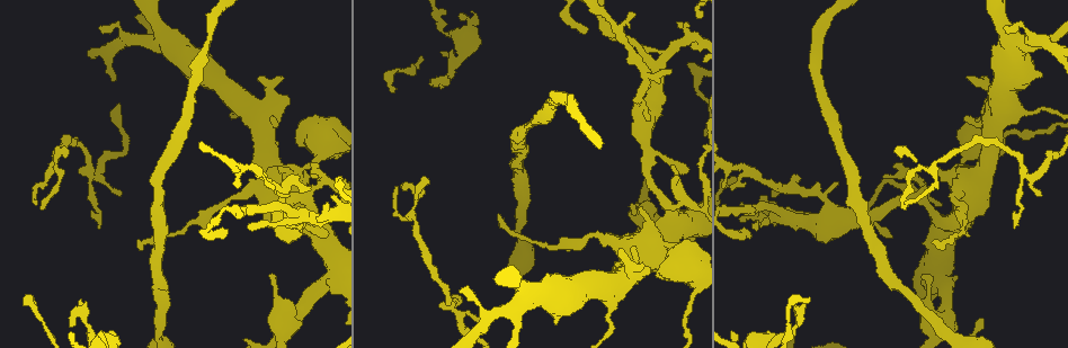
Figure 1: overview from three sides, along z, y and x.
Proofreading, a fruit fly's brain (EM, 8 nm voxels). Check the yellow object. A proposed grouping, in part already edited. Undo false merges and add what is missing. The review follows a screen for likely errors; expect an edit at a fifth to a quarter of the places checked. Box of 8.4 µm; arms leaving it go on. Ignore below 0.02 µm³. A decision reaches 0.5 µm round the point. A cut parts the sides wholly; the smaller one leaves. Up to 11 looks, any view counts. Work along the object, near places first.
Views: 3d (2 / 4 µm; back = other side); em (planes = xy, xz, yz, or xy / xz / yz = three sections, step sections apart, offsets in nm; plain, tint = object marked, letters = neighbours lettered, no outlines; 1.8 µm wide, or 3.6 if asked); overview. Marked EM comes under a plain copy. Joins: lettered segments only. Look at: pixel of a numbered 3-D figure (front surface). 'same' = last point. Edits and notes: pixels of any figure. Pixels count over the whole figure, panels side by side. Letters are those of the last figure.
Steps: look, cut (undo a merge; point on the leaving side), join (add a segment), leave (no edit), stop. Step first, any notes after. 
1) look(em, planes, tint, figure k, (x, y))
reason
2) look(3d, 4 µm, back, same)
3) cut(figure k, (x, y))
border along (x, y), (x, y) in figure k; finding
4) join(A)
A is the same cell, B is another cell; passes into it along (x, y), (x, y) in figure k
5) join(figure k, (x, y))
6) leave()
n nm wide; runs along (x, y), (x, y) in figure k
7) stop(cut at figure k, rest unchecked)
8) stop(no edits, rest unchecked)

look(em, planes, letters, figure 1, (837, 181))
an open end

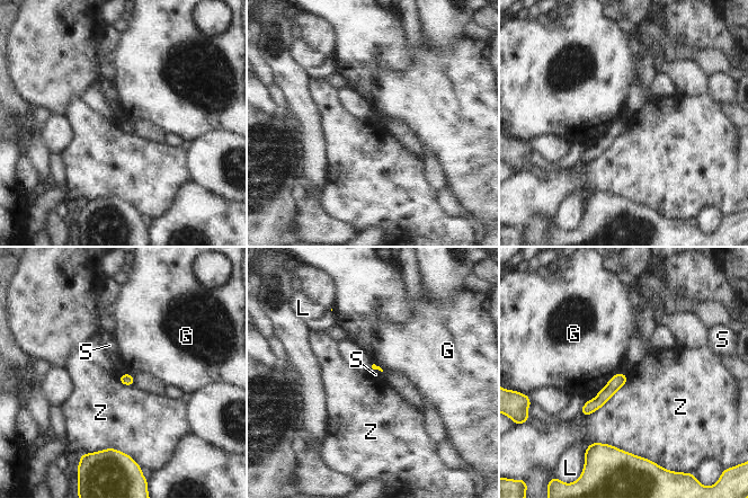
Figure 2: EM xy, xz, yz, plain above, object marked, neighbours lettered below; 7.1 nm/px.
leave()
G, L, S and Z are other cells; runs along (623, 378), (585, 412) in figure 2; none of them fits

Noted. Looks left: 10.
look(3d, 4 µm, figure 1, (570, 99))
thin neck

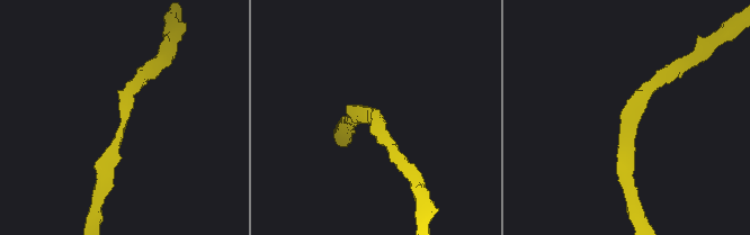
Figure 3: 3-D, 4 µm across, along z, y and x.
look(em, 3.6 µm, xz, step 8, letters, figure 3, (376, 118))
need the tissue

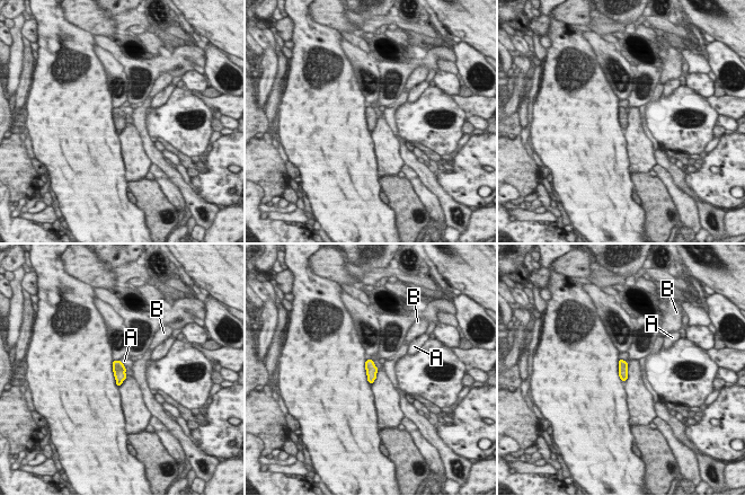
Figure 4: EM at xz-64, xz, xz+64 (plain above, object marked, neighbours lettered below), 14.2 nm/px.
leave()
A touches over 130 nm; A and B are other cells; continuous, no second neuron

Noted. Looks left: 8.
look(em, yz, step 4, letters, figure 1, (751, 228))
branch stops here

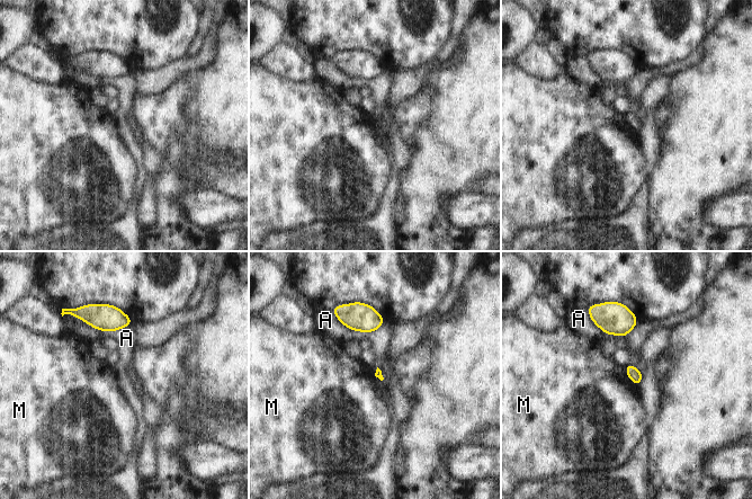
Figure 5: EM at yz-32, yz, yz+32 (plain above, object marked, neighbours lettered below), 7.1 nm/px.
leave()
A and M are other cells; border along (625, 367), (627, 376), (637, 385) in figure 5; no lettered segment goes on from it

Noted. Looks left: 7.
look(3d, 2 µm, back, figure 1, (903, 155))
free end

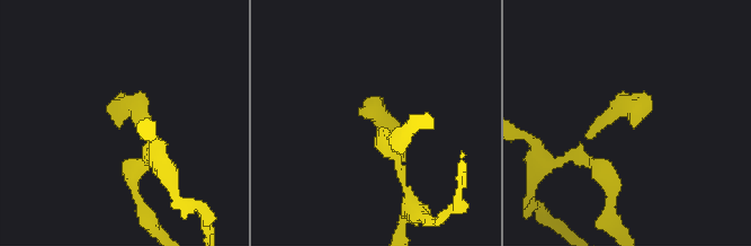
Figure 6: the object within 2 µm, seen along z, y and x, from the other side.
look(em, planes, tint, figure 6, (114, 123))

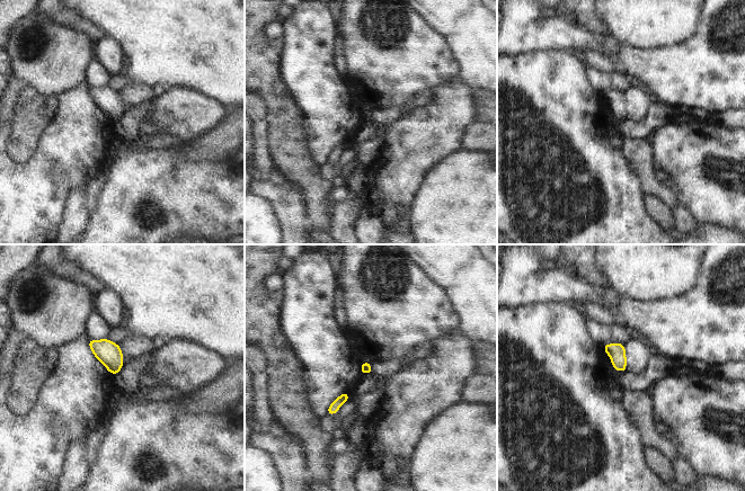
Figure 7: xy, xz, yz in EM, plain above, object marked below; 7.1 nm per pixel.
look(em, planes, letters, same)

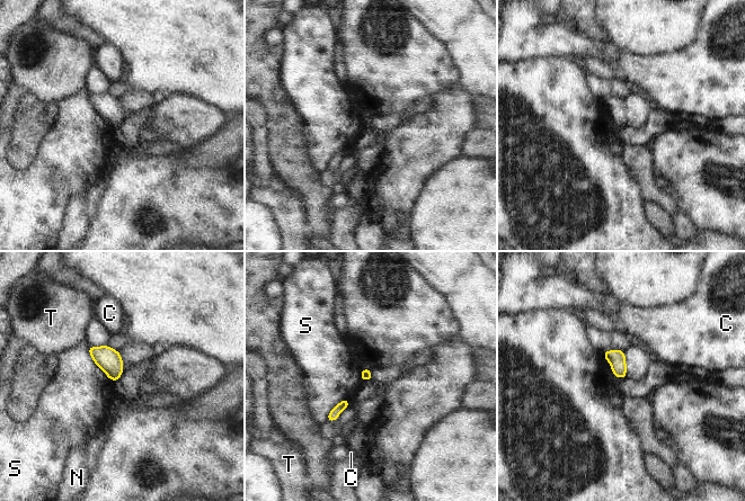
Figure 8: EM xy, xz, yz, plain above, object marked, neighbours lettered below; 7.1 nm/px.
leave()
C, N, S and T are other cells; no lettered segment goes on from it

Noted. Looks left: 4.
stop(no edits, rest unchecked)

